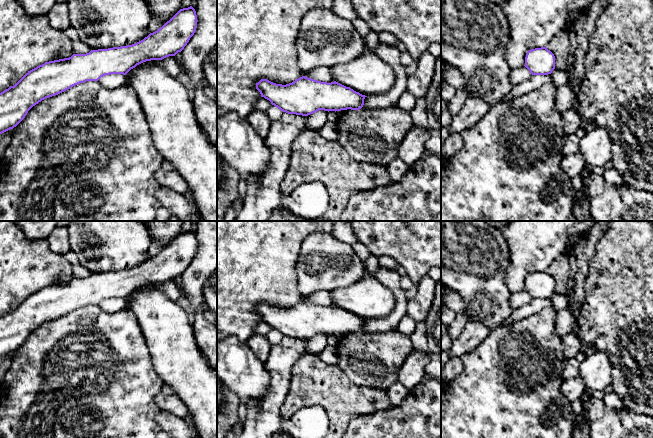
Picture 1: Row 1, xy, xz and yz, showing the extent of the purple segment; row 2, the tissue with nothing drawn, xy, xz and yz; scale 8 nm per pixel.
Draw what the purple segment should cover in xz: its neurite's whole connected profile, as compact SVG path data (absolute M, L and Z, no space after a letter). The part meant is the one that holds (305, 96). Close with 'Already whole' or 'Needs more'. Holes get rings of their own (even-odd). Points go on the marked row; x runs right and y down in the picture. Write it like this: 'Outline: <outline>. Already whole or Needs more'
Outline: M305 76L286 85L261 79L256 89L281 111L302 116L319 110L359 110L367 97L336 81L327 83Z. Already whole

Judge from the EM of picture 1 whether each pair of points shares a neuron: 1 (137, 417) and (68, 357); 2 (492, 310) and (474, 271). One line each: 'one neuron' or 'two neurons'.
1: one neuron
2: one neuron

